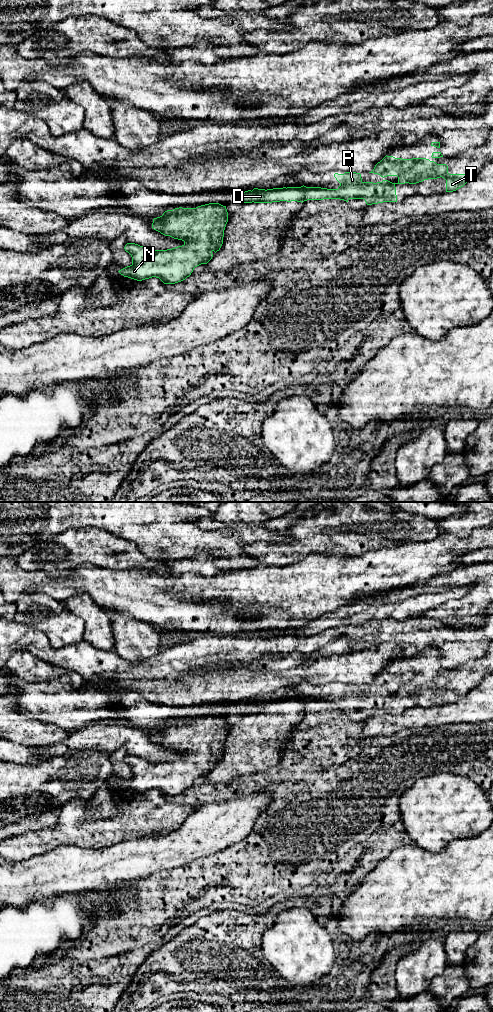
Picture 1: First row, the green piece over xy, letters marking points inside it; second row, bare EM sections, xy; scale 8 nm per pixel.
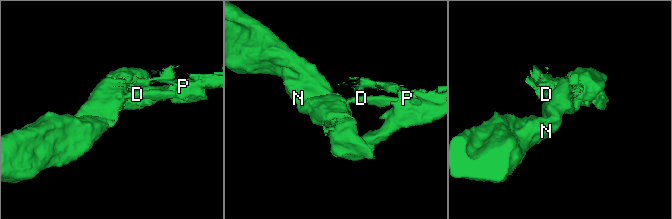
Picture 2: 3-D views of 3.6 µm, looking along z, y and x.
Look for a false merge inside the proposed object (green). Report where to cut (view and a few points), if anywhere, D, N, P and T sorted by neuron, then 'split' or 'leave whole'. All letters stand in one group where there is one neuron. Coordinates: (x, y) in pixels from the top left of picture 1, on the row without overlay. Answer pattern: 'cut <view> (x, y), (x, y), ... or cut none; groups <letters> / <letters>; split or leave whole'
cut xy (286, 700), (286, 708), (283, 712); groups D N / P T; split

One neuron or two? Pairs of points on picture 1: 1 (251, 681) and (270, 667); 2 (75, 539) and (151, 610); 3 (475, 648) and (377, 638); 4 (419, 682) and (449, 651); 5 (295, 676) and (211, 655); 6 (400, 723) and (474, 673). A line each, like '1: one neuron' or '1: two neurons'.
1: two neurons
2: two neurons
3: one neuron
4: two neurons
5: one neuron
6: two neurons

